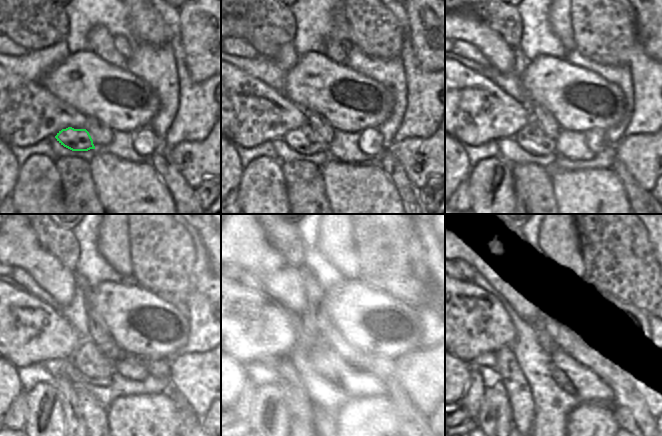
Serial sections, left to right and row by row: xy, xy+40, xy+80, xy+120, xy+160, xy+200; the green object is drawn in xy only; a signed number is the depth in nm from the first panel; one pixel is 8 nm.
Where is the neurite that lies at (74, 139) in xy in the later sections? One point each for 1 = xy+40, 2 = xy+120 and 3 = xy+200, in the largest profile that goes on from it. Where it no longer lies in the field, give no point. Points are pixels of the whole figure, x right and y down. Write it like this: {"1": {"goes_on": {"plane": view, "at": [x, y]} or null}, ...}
{"1": {"goes_on": {"plane": "xy+40", "at": [304, 140]}}, "2": {"goes_on": {"plane": "xy+120", "at": [86, 358]}}, "3": {"goes_on": {"plane": "xy+200", "at": [575, 379]}}}

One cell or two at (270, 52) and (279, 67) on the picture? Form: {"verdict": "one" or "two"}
{"verdict": "two"}

